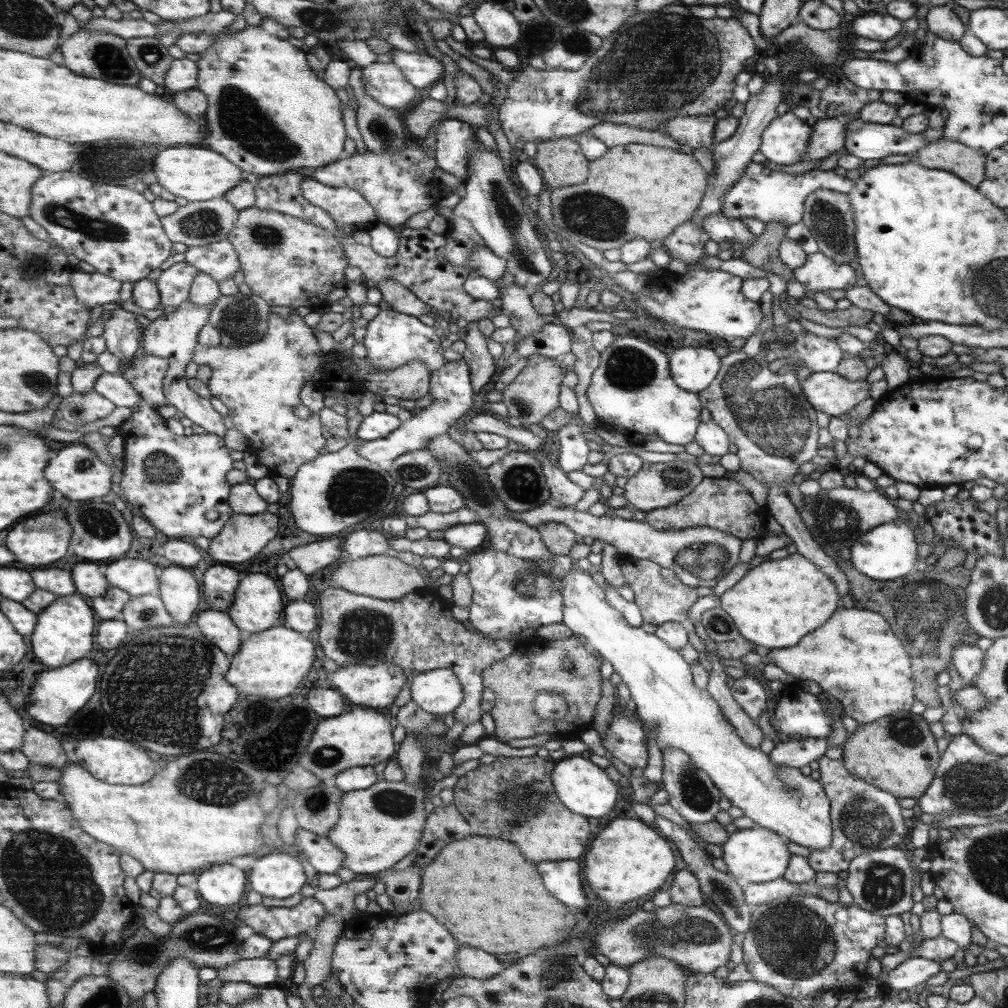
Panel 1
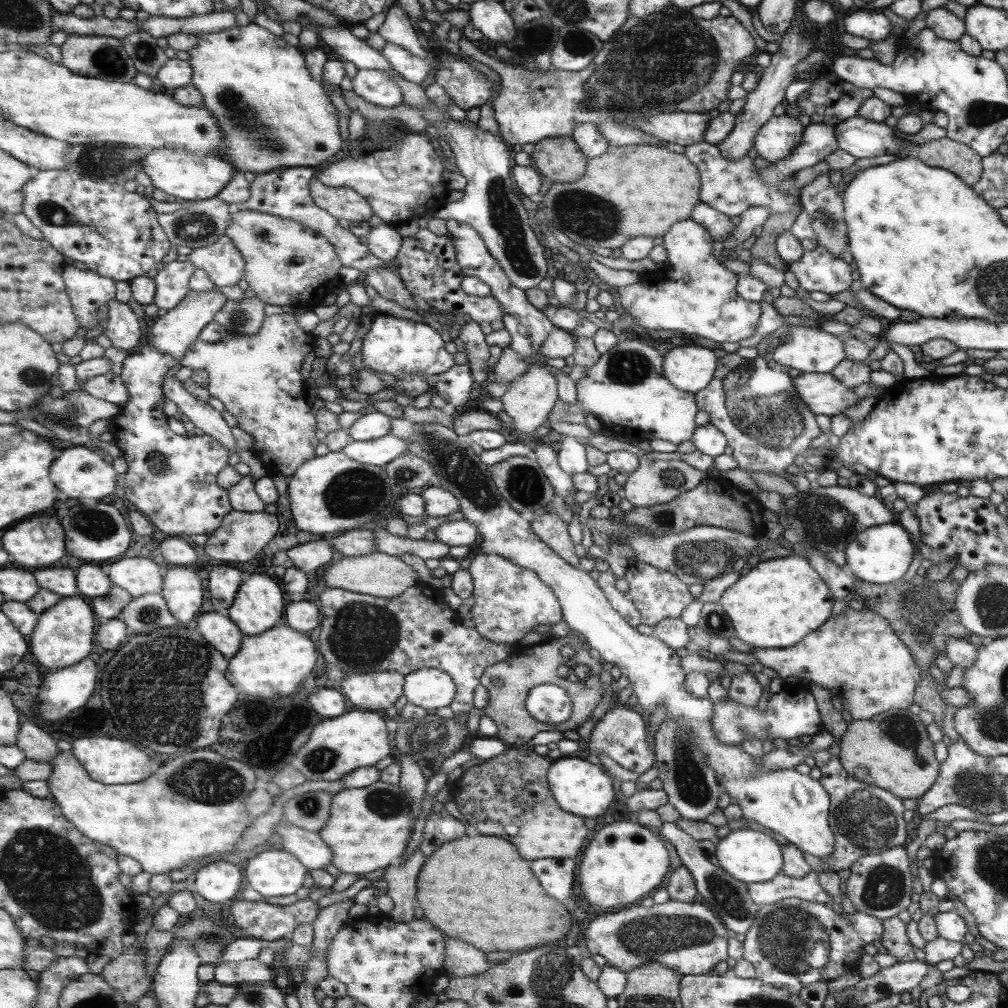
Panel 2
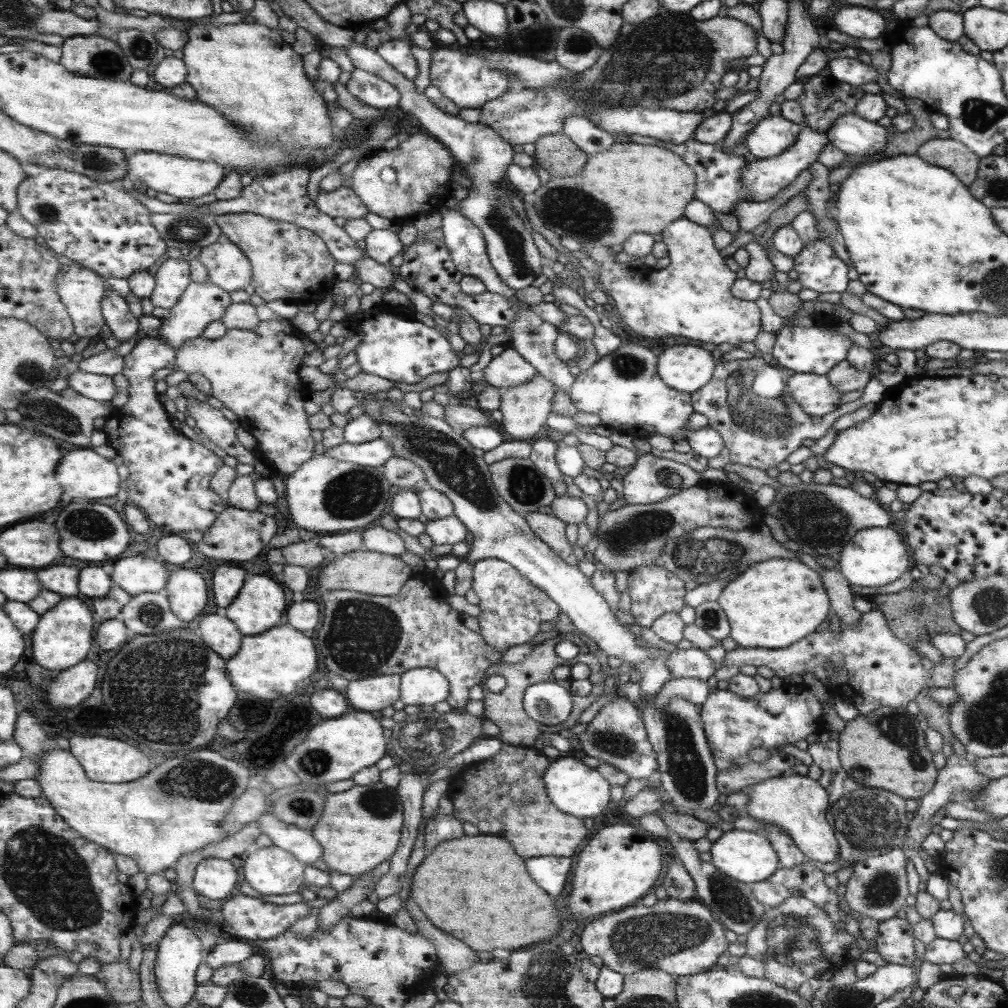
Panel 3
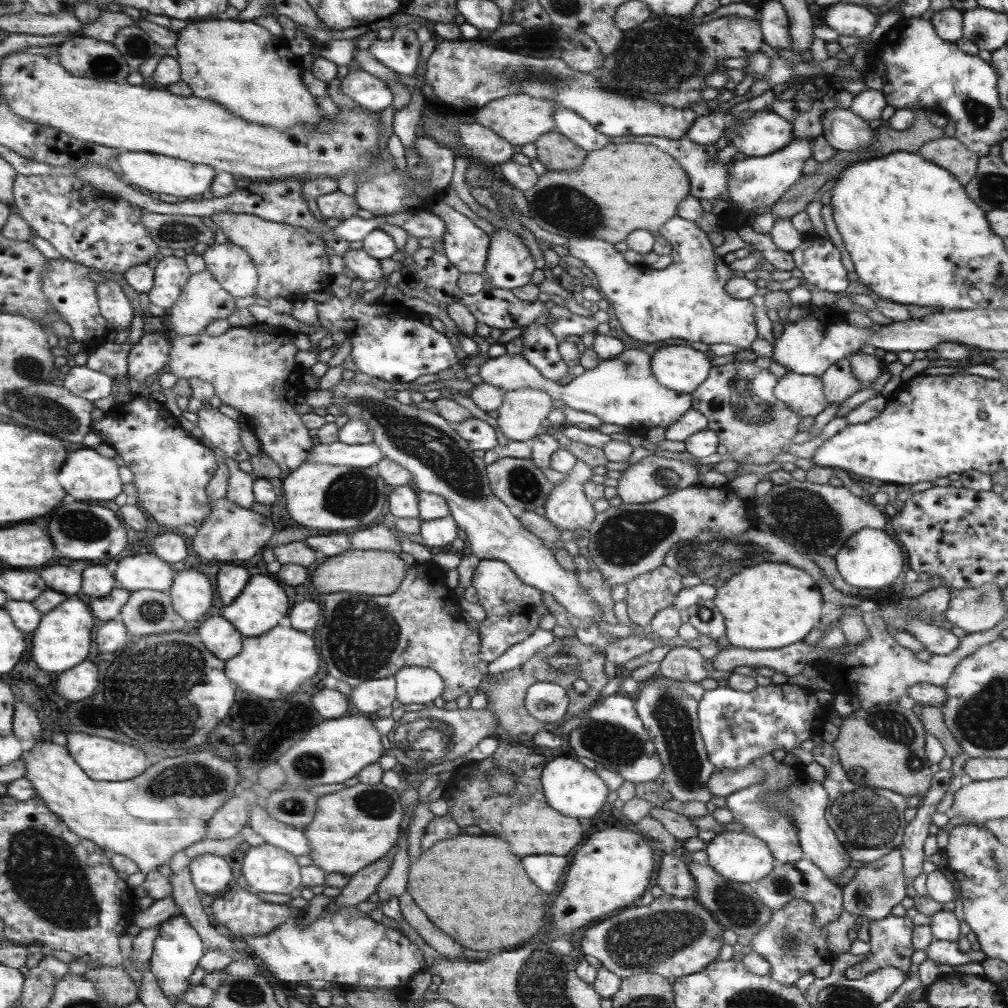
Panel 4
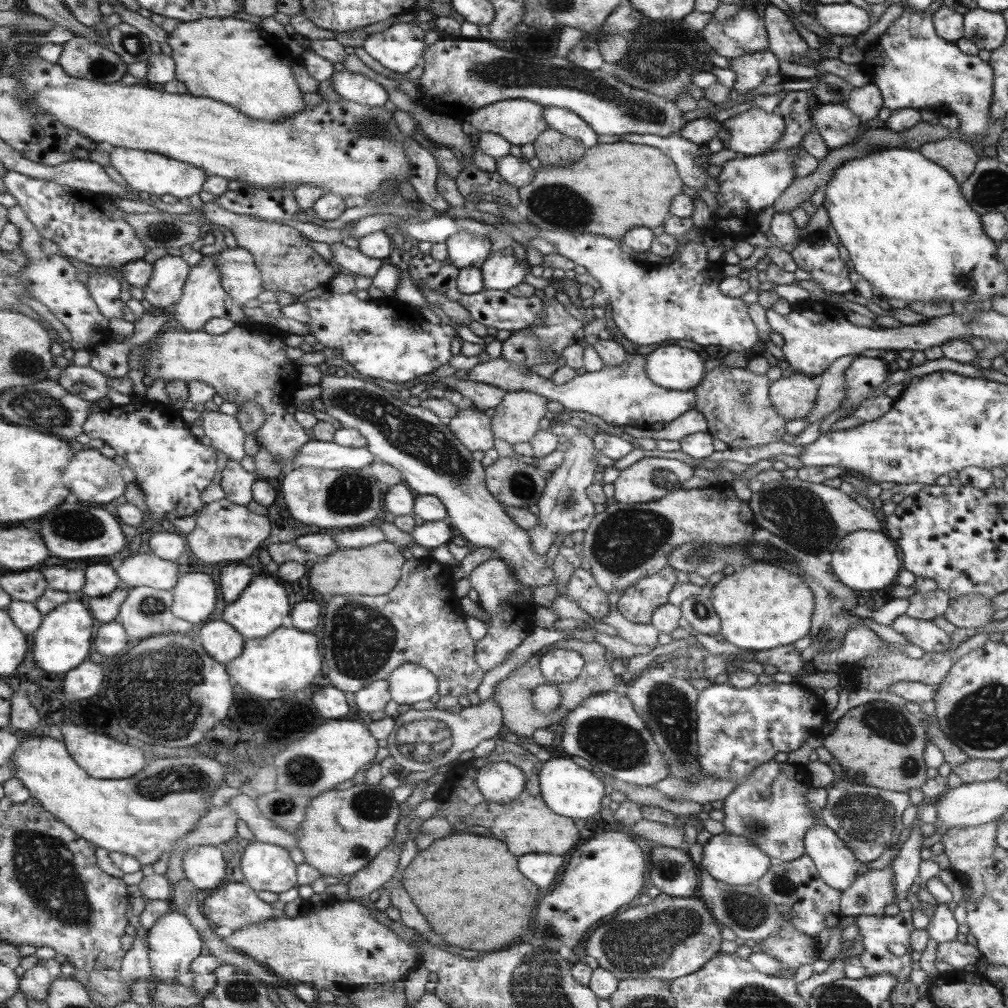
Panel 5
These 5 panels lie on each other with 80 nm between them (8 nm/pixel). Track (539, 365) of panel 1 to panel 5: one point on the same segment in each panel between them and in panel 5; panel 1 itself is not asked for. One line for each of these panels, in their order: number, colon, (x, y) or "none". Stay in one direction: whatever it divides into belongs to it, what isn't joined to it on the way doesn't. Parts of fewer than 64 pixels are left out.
2: (528, 399)
3: (524, 408)
4: (519, 416)
5: (514, 420)

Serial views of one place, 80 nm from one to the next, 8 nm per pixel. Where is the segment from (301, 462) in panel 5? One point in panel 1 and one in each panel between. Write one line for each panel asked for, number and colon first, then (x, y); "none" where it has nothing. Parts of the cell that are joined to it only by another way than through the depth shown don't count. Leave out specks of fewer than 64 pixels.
1: (451, 394)
2: (380, 452)
3: (376, 453)
4: (338, 453)

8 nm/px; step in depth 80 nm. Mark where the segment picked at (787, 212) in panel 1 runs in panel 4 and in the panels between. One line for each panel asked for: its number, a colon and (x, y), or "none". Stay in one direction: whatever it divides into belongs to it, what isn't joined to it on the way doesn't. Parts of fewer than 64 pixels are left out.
2: (729, 187)
3: (718, 185)
4: (708, 178)

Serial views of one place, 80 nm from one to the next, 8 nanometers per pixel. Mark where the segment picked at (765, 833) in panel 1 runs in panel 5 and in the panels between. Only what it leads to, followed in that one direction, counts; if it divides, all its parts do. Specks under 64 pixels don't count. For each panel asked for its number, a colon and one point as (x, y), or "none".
2: (750, 856)
3: (748, 857)
4: (736, 856)
5: (734, 860)

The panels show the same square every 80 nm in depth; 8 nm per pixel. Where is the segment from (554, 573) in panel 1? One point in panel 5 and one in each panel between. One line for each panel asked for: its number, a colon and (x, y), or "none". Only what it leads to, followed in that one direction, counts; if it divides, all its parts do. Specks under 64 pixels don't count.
2: (508, 601)
3: (511, 608)
4: (512, 608)
5: (509, 620)

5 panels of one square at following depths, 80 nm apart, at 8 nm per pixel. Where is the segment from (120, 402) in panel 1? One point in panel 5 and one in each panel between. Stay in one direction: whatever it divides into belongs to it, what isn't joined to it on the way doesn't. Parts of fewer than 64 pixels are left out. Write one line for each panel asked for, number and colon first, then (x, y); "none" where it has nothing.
2: (108, 387)
3: (98, 387)
4: (82, 381)
5: (84, 381)

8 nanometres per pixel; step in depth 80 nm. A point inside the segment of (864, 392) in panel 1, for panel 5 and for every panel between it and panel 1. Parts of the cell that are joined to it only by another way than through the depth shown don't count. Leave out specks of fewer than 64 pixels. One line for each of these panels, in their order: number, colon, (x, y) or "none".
2: (821, 393)
3: (812, 393)
4: (802, 393)
5: (792, 395)

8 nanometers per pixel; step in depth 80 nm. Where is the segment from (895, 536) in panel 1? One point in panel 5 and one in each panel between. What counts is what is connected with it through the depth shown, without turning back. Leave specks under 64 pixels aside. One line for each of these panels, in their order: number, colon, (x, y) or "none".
2: (879, 555)
3: (874, 557)
4: (869, 559)
5: (863, 561)

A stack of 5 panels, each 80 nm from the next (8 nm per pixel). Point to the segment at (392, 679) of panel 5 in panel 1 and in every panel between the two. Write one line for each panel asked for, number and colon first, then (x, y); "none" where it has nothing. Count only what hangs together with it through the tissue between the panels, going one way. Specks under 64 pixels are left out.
1: (437, 692)
2: (430, 688)
3: (424, 687)
4: (416, 685)

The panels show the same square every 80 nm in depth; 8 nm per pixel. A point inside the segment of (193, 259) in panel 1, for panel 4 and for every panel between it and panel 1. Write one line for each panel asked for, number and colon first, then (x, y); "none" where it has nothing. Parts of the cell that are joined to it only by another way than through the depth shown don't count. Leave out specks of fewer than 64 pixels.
2: (224, 262)
3: (229, 266)
4: (233, 266)

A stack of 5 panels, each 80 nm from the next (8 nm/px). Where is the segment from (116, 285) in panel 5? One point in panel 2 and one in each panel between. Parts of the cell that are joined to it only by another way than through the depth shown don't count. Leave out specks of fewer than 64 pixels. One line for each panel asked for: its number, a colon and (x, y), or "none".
2: (125, 330)
3: (118, 316)
4: (115, 306)

